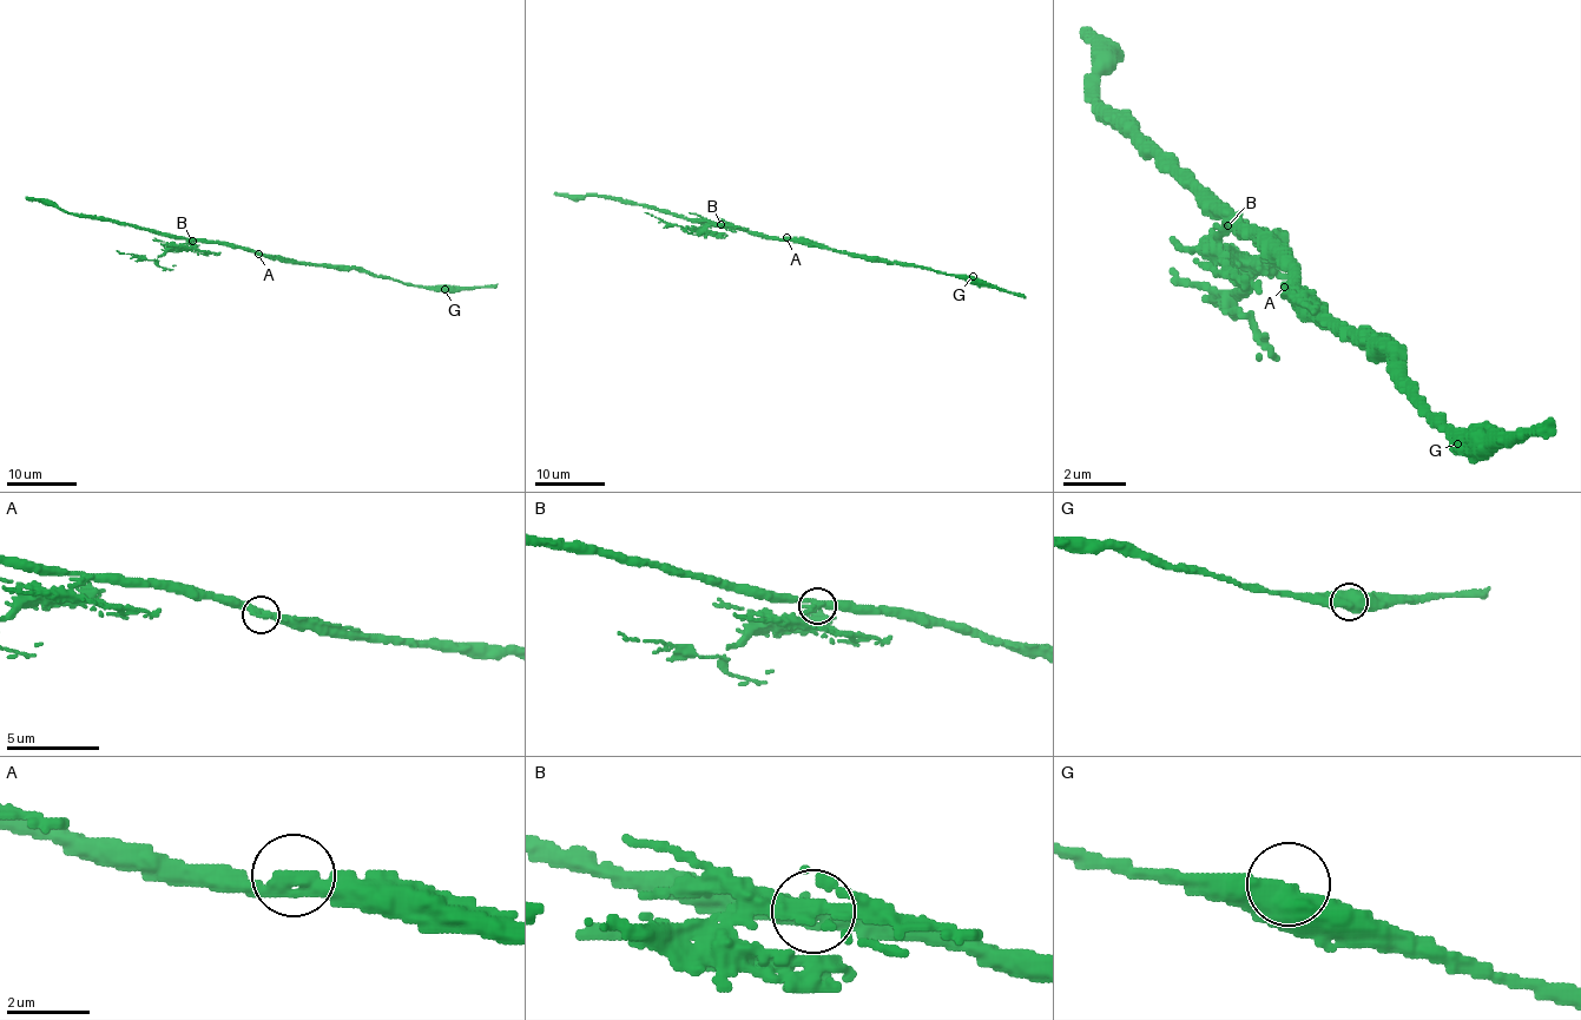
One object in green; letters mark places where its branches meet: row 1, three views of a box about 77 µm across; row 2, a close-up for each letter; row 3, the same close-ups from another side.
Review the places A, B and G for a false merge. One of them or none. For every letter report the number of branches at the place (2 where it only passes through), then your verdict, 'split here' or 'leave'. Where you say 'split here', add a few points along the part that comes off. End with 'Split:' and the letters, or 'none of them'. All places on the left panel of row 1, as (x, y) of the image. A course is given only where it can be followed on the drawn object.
A: 2 branches meet; leave
B: 3 branches meet; split here; foreign part runs (191, 239), (184, 245), (169, 247), (157, 260), (139, 260), (116, 250)
G: 3 branches meet; leave
Split: B

